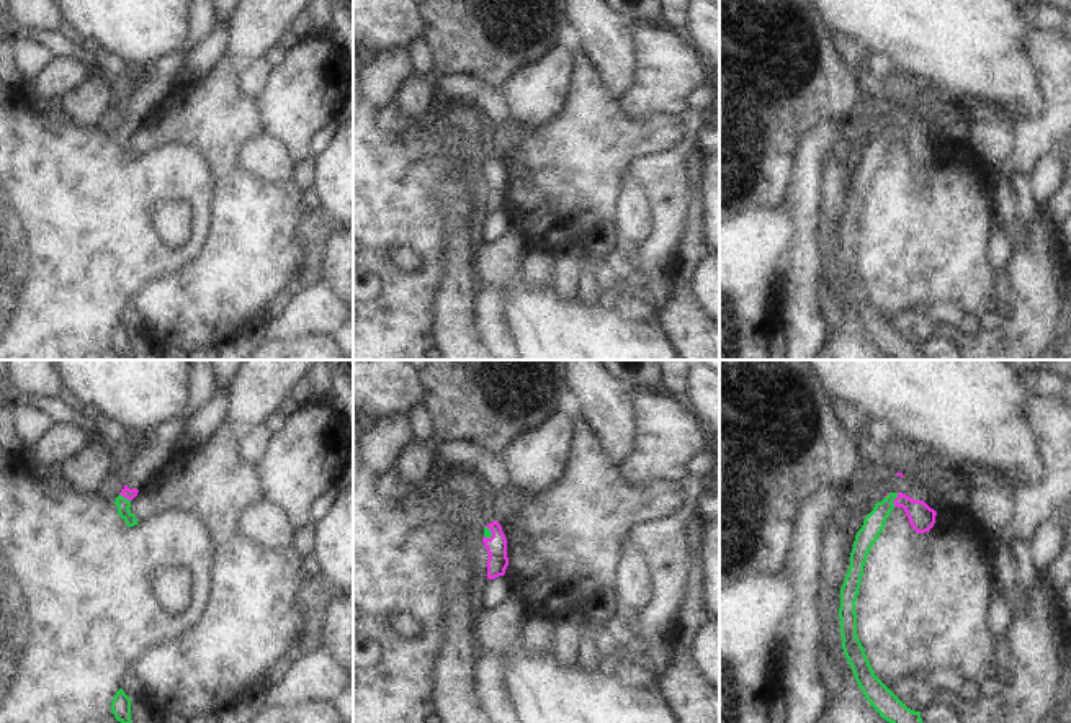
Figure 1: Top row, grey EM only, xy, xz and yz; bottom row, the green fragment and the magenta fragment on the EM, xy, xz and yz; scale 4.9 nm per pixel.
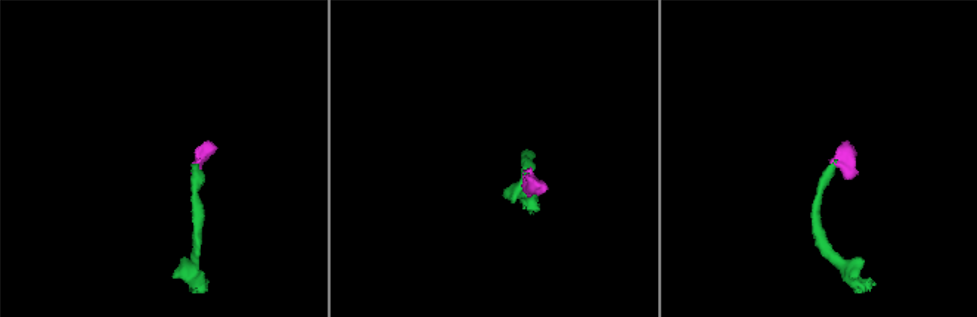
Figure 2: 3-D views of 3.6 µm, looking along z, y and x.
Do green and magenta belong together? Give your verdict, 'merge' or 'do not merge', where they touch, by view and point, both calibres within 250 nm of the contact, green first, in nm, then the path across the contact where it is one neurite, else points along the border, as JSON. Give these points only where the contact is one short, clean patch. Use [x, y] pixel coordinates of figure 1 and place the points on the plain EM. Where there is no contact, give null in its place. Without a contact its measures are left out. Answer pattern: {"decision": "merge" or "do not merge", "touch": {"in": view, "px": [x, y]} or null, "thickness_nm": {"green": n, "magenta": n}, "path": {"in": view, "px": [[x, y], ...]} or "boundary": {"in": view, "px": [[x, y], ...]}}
{"decision": "merge", "touch": {"in": "yz", "px": [895, 131]}, "thickness_nm": {"green": 110, "magenta": 130}, "path": {"in": "yz", "px": [[873, 157], [895, 131], [905, 134], [921, 151]]}}

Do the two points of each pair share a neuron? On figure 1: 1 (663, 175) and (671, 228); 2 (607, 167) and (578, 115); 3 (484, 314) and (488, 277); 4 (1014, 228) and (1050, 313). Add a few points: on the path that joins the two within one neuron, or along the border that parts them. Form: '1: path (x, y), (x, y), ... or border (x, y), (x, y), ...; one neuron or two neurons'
1: path (663, 188), (663, 200), (669, 206), (669, 215); one neuron
2: path (594, 154), (591, 151), (591, 128); one neuron
3: border (497, 285), (478, 290); two neurons
4: path (1032, 249), (1032, 282), (1035, 291); one neuron

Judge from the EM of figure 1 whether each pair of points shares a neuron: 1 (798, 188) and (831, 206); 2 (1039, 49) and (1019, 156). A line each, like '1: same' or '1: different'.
1: different
2: same

